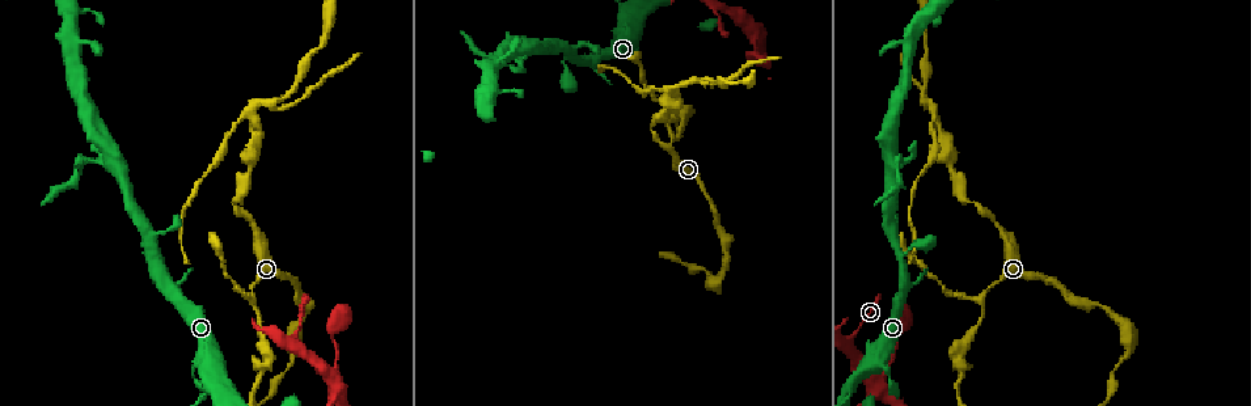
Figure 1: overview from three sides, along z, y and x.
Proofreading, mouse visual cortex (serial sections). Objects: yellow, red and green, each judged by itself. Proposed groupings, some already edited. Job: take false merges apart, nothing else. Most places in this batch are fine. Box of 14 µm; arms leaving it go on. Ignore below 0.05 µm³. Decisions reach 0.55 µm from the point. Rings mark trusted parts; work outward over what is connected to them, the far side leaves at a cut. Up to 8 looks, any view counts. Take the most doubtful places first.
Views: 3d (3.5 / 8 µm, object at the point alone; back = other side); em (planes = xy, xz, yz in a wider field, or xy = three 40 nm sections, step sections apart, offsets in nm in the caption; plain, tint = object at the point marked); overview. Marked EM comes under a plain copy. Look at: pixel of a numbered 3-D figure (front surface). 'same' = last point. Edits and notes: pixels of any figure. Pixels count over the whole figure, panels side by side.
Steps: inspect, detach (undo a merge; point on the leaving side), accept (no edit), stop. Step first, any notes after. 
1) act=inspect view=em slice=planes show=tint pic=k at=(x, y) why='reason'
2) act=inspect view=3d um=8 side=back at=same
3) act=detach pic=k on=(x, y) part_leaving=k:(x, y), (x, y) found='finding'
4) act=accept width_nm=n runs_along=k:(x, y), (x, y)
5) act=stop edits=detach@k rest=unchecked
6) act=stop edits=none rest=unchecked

act=inspect view=3d um=3.5 pic=1 at=(924, 102) why='two arms at a narrow angle'

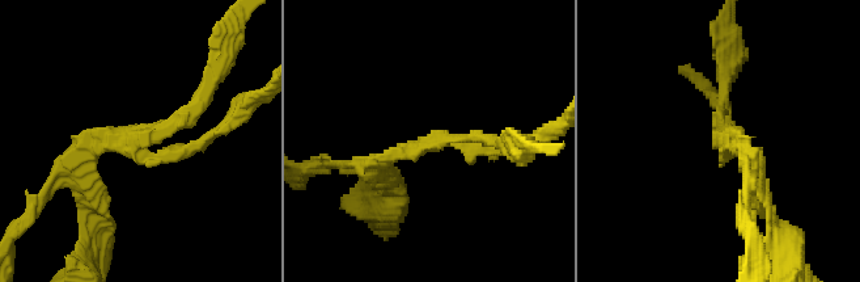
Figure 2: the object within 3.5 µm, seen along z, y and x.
act=inspect view=em slice=xy step=2 show=tint pic=2 at=(726, 138) arms=3 arm_widths_nm=150,150,250 why='shape alone is not enough'

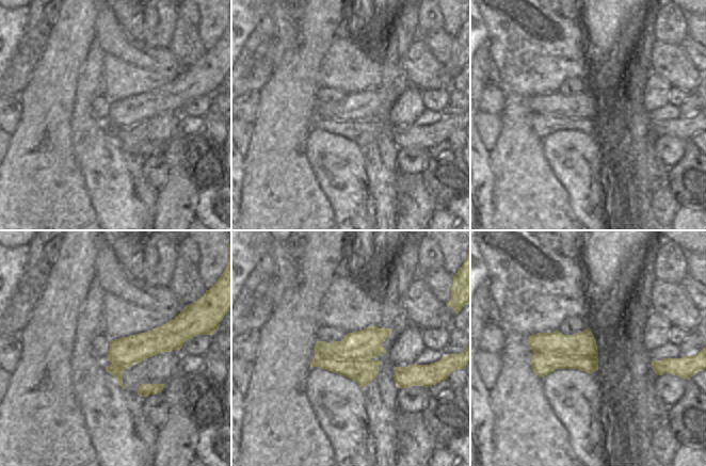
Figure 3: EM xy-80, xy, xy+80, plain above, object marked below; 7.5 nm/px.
act=inspect view=em slice=planes show=tint at=same why='cut it another way'

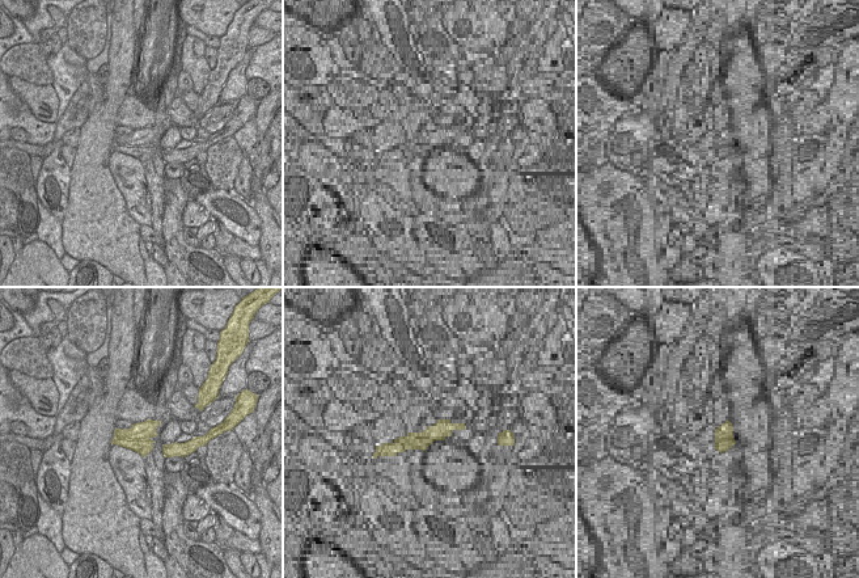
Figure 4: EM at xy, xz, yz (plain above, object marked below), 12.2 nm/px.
act=detach pic=2 on=(190, 147) found='a second cell is stuck on'

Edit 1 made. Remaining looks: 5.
act=inspect view=3d um=3.5 pic=1 at=(254, 296) why='branch point'

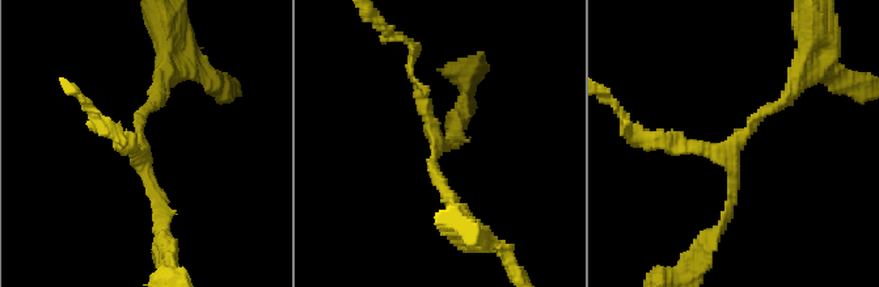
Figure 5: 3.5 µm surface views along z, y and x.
act=inspect view=em slice=planes show=tint pic=5 at=(141, 147) arms=3 arm_widths_nm=150,150,150

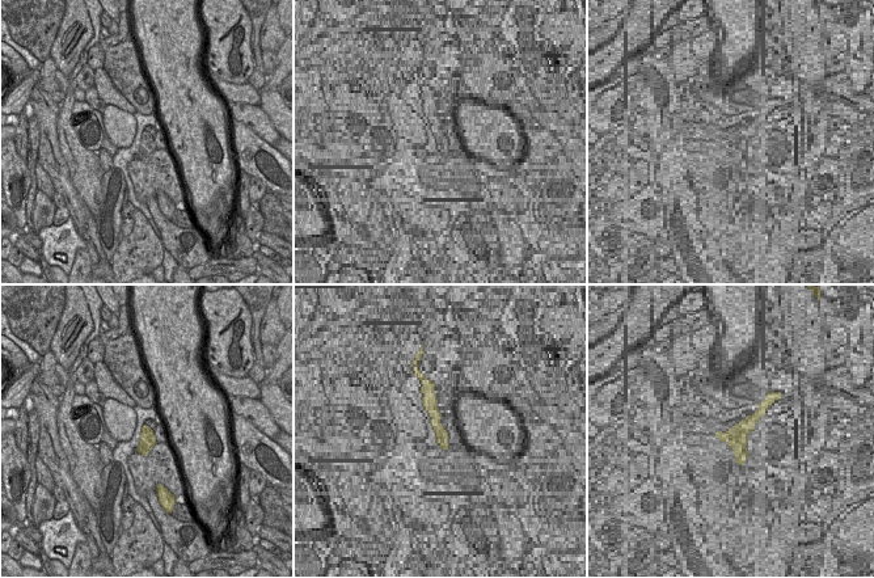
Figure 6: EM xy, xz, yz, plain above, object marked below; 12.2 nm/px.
act=accept runs_along=5:(793, 88), (729, 148), (732, 201), (718, 228) found='all the same cell'

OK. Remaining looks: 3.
act=inspect view=3d um=3.5 pic=1 at=(335, 388) why='calibre changes'

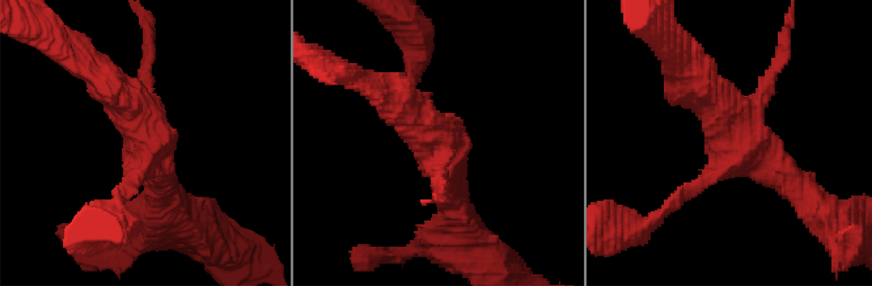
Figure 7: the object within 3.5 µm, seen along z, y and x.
act=inspect view=em slice=xy step=5 show=tint pic=7 at=(440, 147) arms=4 arm_widths_nm=150,200,300,350 why='shape alone is not enough'

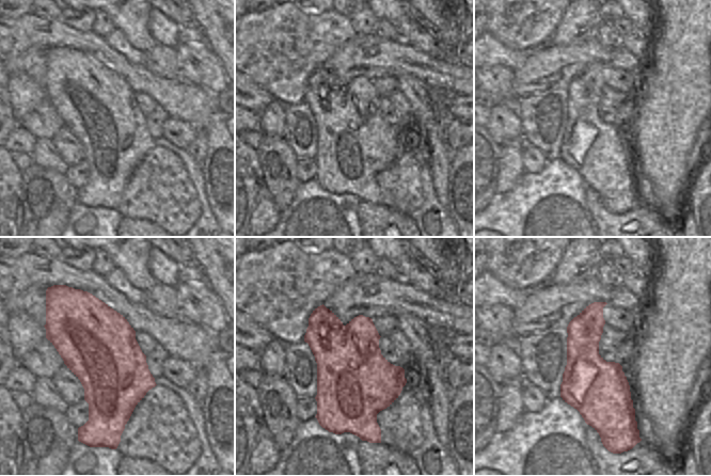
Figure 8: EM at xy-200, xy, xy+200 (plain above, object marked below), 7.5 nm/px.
act=accept runs_along=7:(379, 91), (435, 138), (443, 192) found='continuous, no second cell'

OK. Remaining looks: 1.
act=stop edits=detach@2 rest=unchecked

